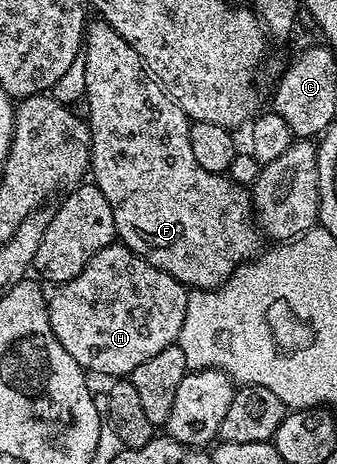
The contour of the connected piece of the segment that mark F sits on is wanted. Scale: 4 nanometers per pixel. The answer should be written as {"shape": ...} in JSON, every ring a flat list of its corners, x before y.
{"shape":[[94,19,86,26,84,34,84,52,80,57,80,69,82,65,82,85,86,88,86,113,85,120,90,127,90,167,93,184,104,191,104,199,108,199,108,207,112,207,112,219,114,220,114,231,117,240,121,244,127,245,132,252,140,255,152,267,172,275,180,284,196,289,218,289,223,285,232,274,234,274,243,261,251,260,258,256,260,246,258,244,264,241,263,234,256,224,256,214,252,208,252,193,245,185,238,185,231,181,229,176,212,171,204,171,200,163,196,163,192,152,192,139,190,138,191,120,186,116,186,112,168,96,166,90,154,80,146,71,140,55,136,55,133,47,126,42,107,21]]}

